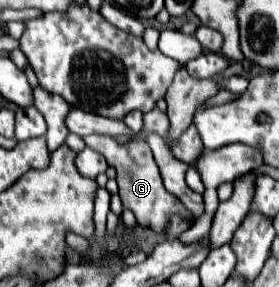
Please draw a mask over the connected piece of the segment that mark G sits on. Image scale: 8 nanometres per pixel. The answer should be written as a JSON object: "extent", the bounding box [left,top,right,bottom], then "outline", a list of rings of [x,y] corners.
{"extent":[84,135,186,229],"outline":[[[88,135],[88,137],[84,137],[84,143],[88,147],[92,147],[94,151],[102,153],[106,157],[108,165],[116,167],[116,171],[118,171],[116,181],[118,181],[118,187],[120,187],[122,205],[128,207],[136,215],[136,221],[142,227],[162,229],[162,225],[166,225],[166,217],[170,217],[170,213],[186,213],[186,207],[172,193],[166,191],[166,187],[162,183],[162,177],[160,177],[160,171],[158,171],[158,165],[152,157],[152,151],[142,137],[134,139],[132,143],[118,145],[108,135]]]}

